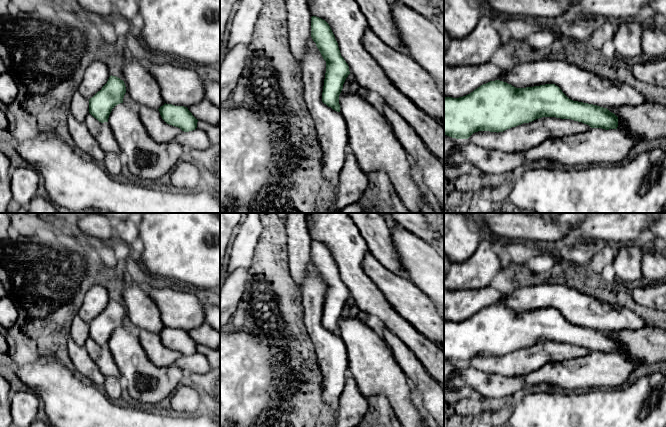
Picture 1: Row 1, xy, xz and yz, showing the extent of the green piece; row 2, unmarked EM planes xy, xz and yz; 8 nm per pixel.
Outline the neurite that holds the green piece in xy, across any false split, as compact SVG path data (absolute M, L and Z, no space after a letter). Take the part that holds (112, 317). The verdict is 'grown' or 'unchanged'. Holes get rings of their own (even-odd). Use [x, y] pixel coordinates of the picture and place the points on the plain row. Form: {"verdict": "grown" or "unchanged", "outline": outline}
{"verdict": "unchanged", "outline": "M110 300L107 307L89 323L89 337L99 346L108 346L112 333L123 327L126 310L123 304Z"}

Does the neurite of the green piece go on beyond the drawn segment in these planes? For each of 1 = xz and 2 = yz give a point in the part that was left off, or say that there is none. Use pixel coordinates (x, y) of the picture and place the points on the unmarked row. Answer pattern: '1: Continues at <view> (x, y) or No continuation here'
1: No continuation here
2: No continuation here

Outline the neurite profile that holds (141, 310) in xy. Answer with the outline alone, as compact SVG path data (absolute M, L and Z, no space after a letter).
M128 282L122 297L126 317L138 330L159 333L165 328L157 305L143 288Z

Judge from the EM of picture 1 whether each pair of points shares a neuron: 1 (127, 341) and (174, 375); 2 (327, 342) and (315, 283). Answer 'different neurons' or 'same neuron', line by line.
1: same neuron
2: same neuron

